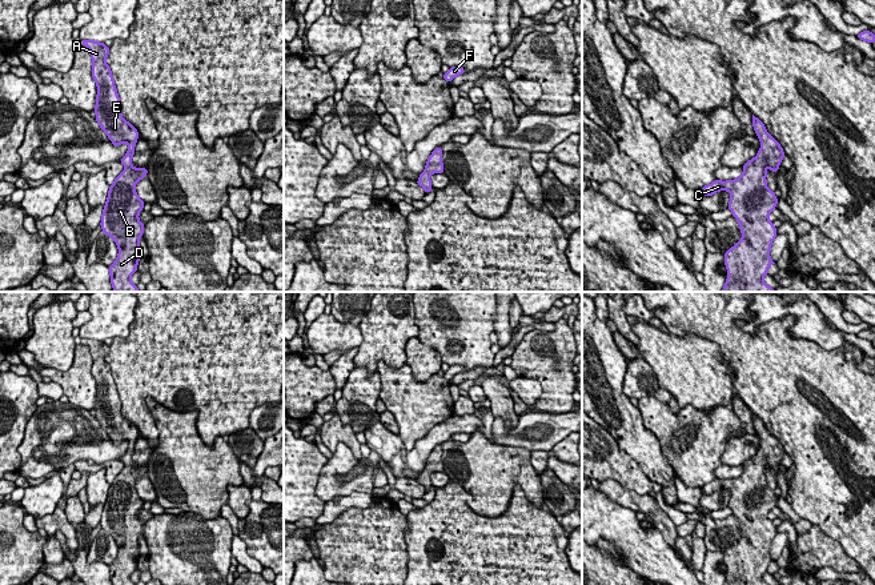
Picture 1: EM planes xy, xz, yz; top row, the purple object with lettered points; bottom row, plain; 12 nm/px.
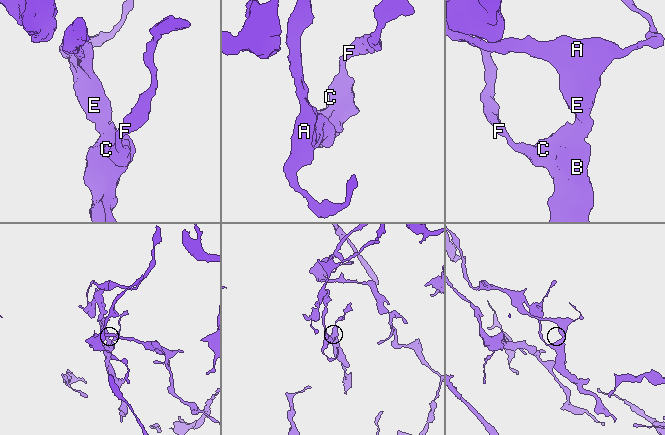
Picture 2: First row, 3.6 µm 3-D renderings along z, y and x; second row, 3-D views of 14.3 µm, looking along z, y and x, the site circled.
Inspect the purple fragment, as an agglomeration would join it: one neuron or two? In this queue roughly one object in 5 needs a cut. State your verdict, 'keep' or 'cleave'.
keep

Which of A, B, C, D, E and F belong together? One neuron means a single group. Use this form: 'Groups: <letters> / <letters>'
Groups: A B C D E F

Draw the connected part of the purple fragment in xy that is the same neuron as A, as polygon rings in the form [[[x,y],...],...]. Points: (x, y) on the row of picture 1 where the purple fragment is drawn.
[[[81,40],[81,45],[89,48],[92,57],[92,77],[97,85],[96,121],[115,147],[123,143],[129,145],[120,161],[125,171],[109,187],[100,223],[103,232],[112,237],[119,248],[117,259],[109,267],[111,283],[113,292],[140,292],[131,281],[131,276],[137,271],[140,260],[144,224],[139,220],[139,213],[145,203],[136,193],[135,185],[146,177],[148,169],[132,165],[139,132],[121,116],[121,103],[112,71],[105,63],[109,47],[93,40]]]

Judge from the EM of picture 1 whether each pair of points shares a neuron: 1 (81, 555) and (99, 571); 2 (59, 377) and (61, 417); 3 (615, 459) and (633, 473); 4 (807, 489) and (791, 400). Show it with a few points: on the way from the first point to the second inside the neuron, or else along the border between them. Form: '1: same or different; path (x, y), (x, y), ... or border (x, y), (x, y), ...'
1: same; path (81, 560), (93, 571)
2: different; border (68, 401), (88, 411)
3: same; path (619, 463), (629, 472)
4: same; path (807, 467), (807, 423)

